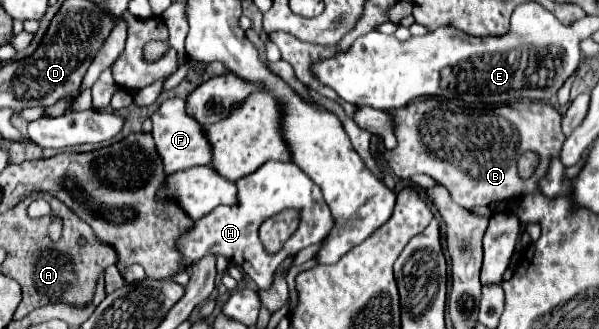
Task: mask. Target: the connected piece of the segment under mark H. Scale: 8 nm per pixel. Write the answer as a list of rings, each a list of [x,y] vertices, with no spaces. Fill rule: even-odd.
[[[265,162],[259,170],[241,178],[237,188],[239,202],[235,206],[217,206],[213,212],[205,214],[191,230],[183,234],[183,238],[177,242],[177,248],[185,266],[191,266],[195,260],[207,254],[223,254],[233,264],[241,266],[259,288],[269,288],[279,264],[287,256],[297,254],[311,244],[319,244],[325,238],[325,232],[329,232],[329,226],[333,226],[333,218],[323,200],[321,188],[293,162]],[[289,208],[299,212],[299,226],[277,254],[269,254],[259,238],[259,226],[267,218],[273,218]]]

